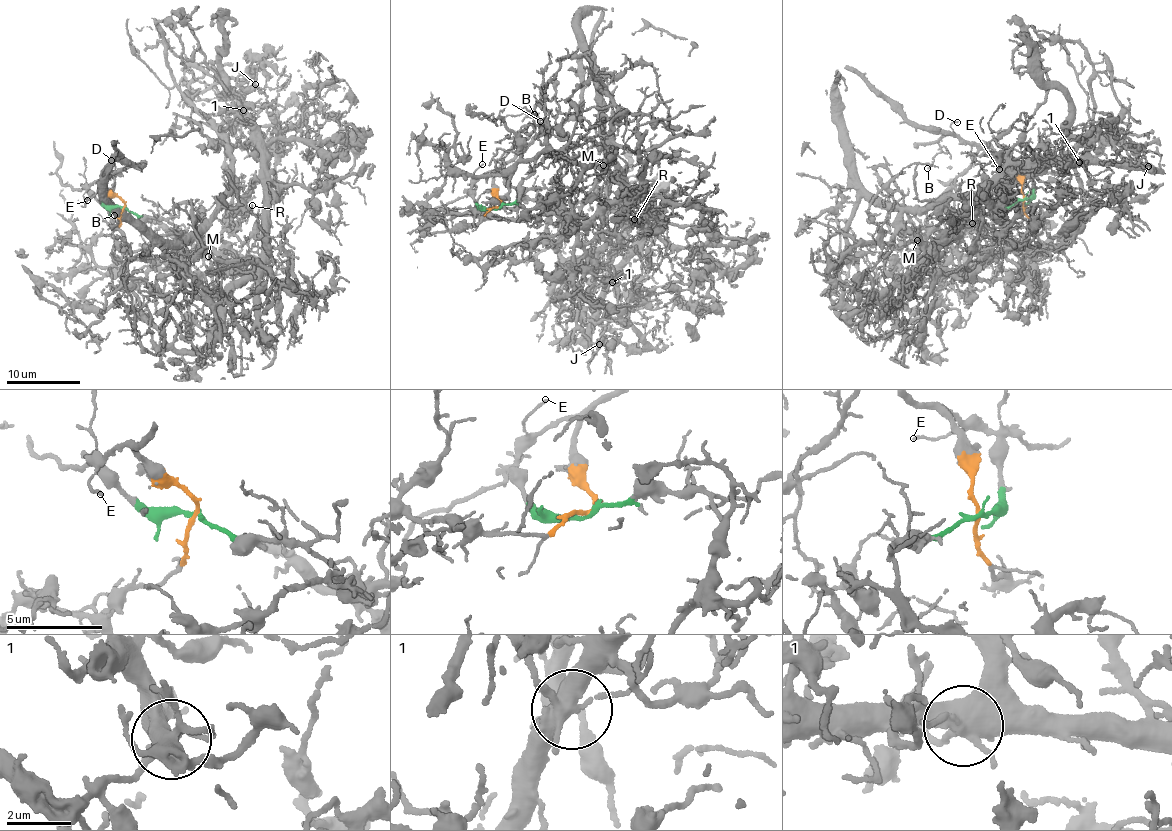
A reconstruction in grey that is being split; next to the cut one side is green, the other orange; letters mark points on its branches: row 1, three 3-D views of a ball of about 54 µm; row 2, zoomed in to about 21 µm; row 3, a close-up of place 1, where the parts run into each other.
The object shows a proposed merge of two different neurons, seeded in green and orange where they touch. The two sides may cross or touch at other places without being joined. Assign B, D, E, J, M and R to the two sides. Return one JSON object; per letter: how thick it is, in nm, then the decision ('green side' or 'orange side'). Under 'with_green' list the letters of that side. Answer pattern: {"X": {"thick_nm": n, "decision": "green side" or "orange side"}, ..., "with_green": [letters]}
{"B": {"thick_nm": 130, "decision": "orange side"}, "D": {"thick_nm": 90, "decision": "orange side"}, "E": {"thick_nm": 120, "decision": "orange side"}, "J": {"thick_nm": 130, "decision": "green side"}, "M": {"thick_nm": 80, "decision": "green side"}, "R": {"thick_nm": 130, "decision": "green side"}, "with_green": ["J", "M", "R"]}

